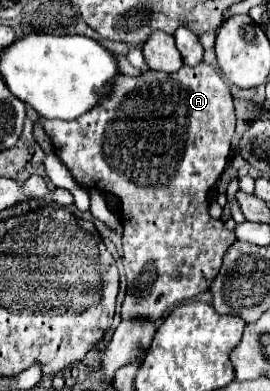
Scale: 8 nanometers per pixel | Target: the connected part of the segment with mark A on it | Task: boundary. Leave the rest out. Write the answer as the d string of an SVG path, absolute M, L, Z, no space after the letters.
M198 64L198 66L182 66L178 72L168 74L168 72L154 72L154 70L146 70L140 76L124 76L118 74L112 80L110 92L106 94L106 98L102 98L90 112L74 118L74 120L46 119L36 118L36 124L42 126L46 130L46 134L52 140L54 152L56 156L66 164L66 168L70 170L70 174L74 176L74 180L80 186L86 188L100 188L102 192L120 196L122 202L122 224L124 224L124 236L122 236L122 264L126 270L126 278L128 278L128 292L126 292L126 300L122 304L122 318L142 318L148 316L152 320L160 320L166 310L170 306L174 306L176 302L182 302L186 298L194 298L206 290L210 290L210 284L214 282L220 266L222 266L222 258L228 252L228 248L236 242L236 234L224 228L222 220L214 220L208 214L208 190L210 186L220 178L220 174L224 172L224 168L228 166L228 158L232 152L232 142L230 136L234 134L234 124L236 124L236 114L234 114L234 100L230 94L228 84L224 82L224 78L208 64Z

